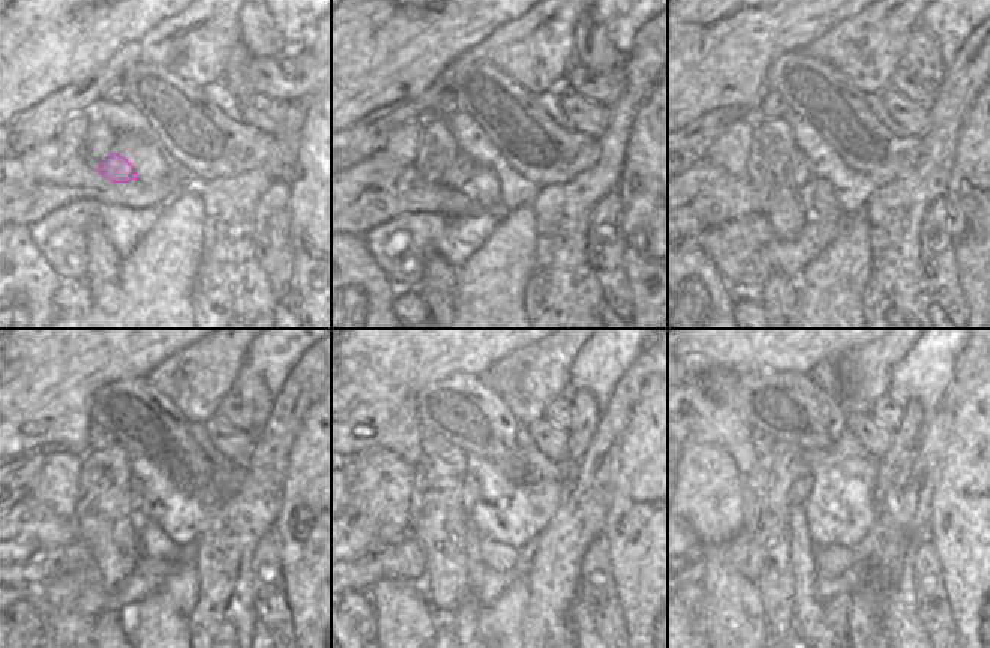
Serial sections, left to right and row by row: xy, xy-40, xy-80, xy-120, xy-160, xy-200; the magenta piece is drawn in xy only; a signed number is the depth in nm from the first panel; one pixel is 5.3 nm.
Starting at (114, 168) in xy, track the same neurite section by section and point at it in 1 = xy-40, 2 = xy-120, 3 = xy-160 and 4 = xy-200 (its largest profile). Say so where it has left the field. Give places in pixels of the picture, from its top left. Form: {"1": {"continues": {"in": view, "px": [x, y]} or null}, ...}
{"1": {"continues": {"in": "xy-40", "px": [461, 170]}}, "2": {"continues": {"in": "xy-120", "px": [134, 488]}}, "3": {"continues": {"in": "xy-160", "px": [470, 486]}}, "4": {"continues": {"in": "xy-200", "px": [803, 486]}}}

